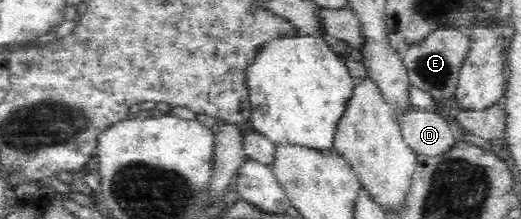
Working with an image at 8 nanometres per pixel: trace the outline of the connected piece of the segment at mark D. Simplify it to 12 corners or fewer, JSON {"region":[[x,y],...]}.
{"region":[[417,107],[401,134],[417,156],[444,156],[458,143],[441,112]]}

